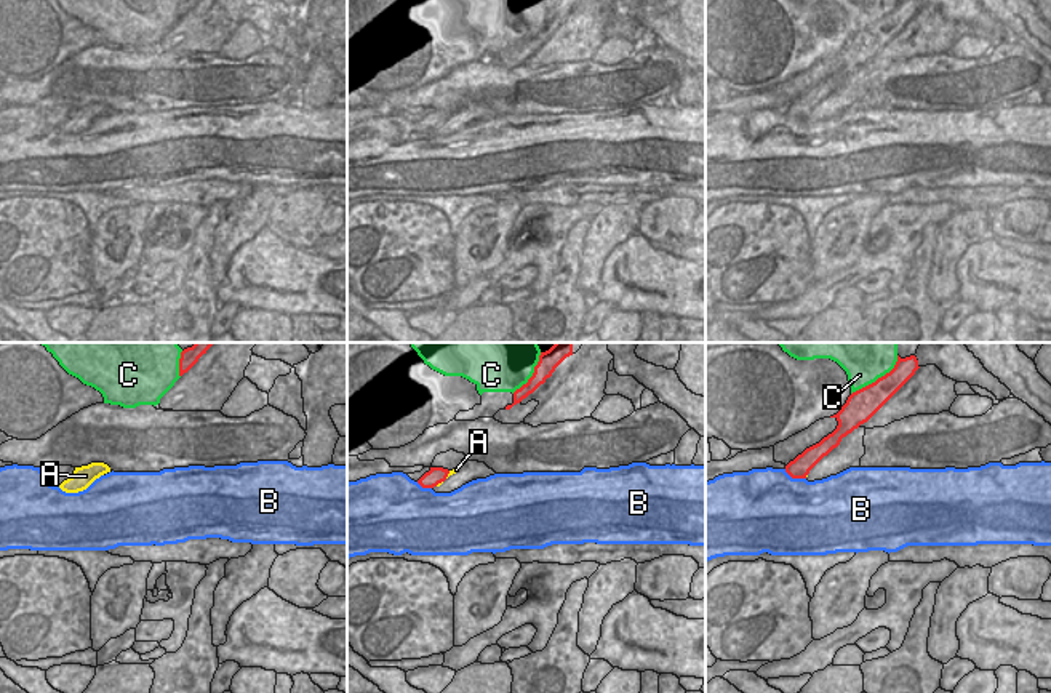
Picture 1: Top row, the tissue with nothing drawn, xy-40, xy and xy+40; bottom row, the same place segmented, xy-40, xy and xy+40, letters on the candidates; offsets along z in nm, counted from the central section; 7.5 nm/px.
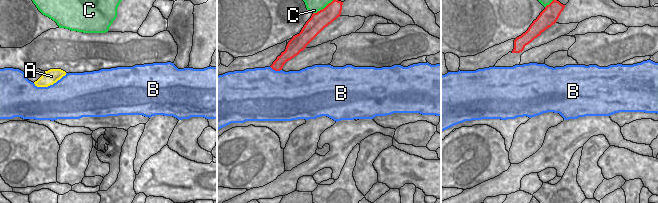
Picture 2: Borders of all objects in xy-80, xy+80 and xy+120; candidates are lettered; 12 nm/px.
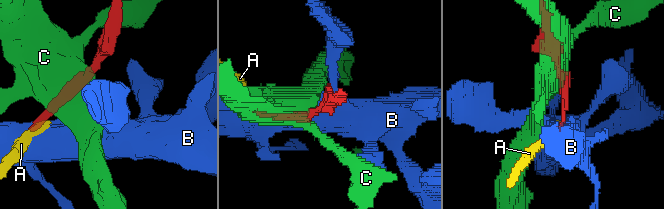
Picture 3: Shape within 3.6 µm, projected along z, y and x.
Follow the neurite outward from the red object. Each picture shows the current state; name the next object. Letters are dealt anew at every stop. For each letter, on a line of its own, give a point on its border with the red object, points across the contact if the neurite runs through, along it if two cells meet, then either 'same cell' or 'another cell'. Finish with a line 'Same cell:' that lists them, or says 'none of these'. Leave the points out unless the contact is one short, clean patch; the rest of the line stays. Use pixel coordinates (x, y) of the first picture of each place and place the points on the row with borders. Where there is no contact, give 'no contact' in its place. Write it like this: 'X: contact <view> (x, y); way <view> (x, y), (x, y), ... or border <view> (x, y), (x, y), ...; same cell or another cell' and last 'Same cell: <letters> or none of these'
A: contact xy (448, 472); border xy (450, 471), (445, 477); another cell
B: contact xy+40 (795, 477); border xy+40 (784, 469), (792, 477), (805, 479); another cell
C: contact xy+40 (879, 378); another cell
Same cell: none of these

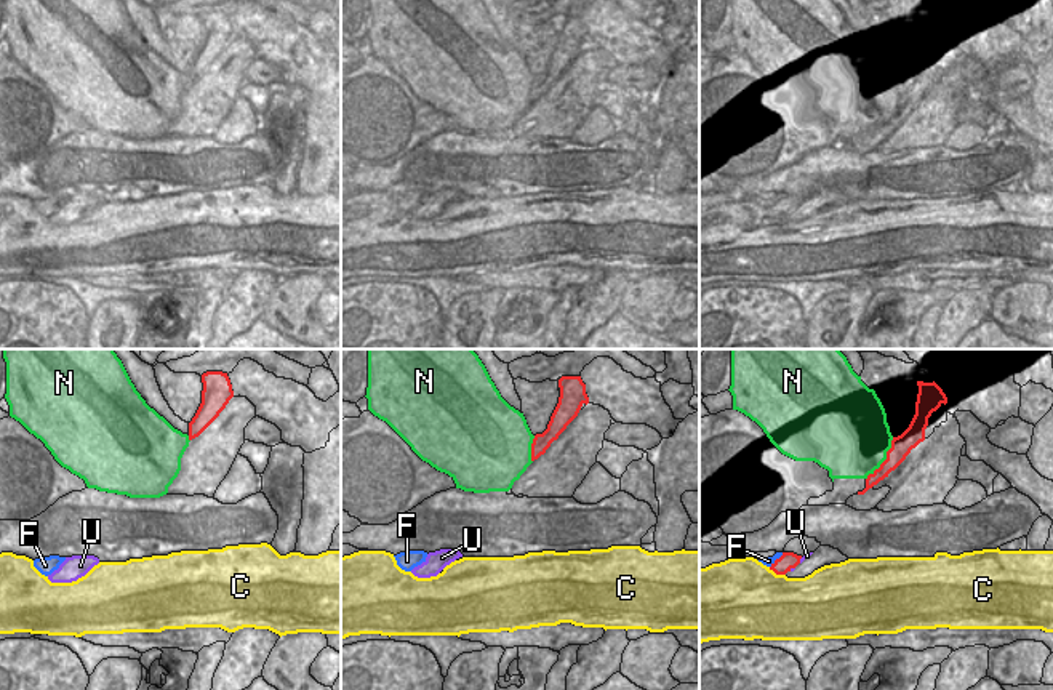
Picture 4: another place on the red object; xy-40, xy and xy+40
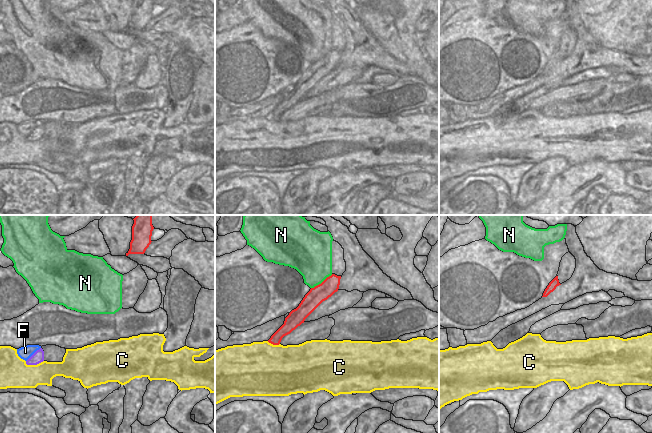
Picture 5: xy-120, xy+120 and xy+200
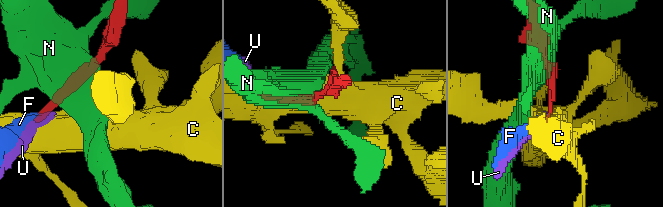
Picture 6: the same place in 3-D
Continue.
C: contact xy+40 (776, 573); border xy+40 (768, 567), (784, 575); another cell
F: contact xy+40 (775, 561); way xy+40 (788, 561), (775, 561), (768, 561); same cell
N: contact xy+40 (885, 460); another cell
U: contact xy+40 (791, 567); border xy+40 (794, 567), (789, 570); another cell
Same cell: F

